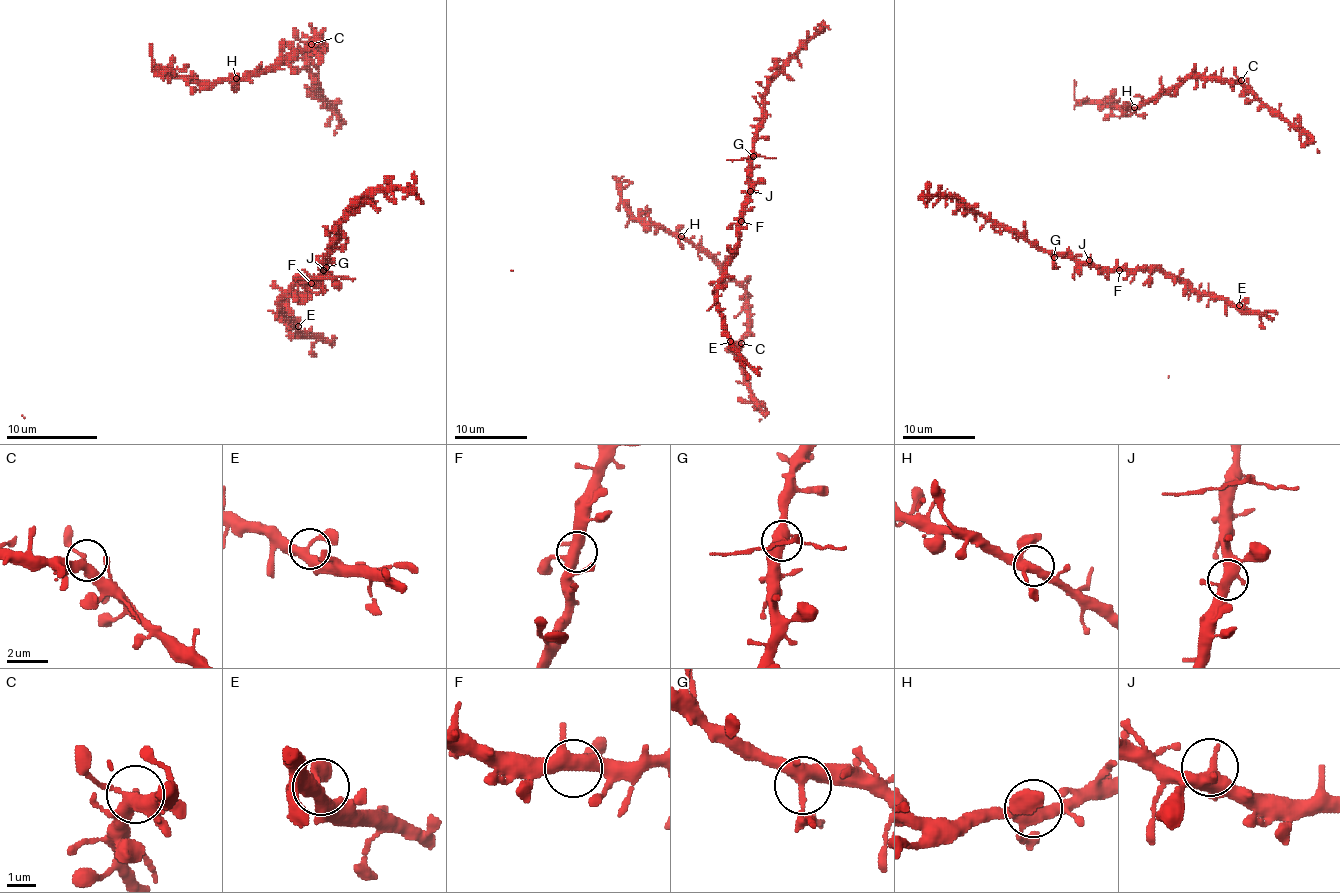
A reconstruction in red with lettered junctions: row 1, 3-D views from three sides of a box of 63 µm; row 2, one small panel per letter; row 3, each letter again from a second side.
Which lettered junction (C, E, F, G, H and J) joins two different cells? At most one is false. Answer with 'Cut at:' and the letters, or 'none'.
Cut at: G

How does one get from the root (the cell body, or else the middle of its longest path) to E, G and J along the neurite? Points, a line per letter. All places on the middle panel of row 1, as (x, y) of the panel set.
E: (734, 220), (739, 220), (738, 249), (718, 290), (718, 312), (730, 341)
G: (734, 220), (743, 214), (752, 156)
J: (734, 220), (743, 214), (743, 201), (750, 191)

